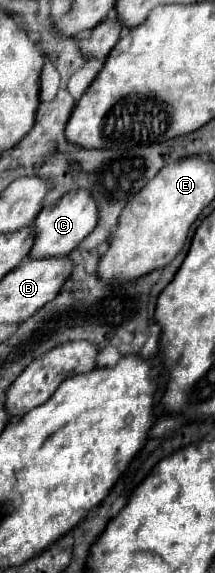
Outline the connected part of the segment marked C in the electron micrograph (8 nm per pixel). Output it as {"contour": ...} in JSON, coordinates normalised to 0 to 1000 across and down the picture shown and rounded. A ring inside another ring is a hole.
{"contour":[[[395,330],[330,333],[302,344],[284,344],[256,358],[191,365],[191,372],[144,389],[163,403],[163,424],[135,438],[135,452],[228,452],[321,445],[442,400],[451,375],[460,375],[451,354]]]}

